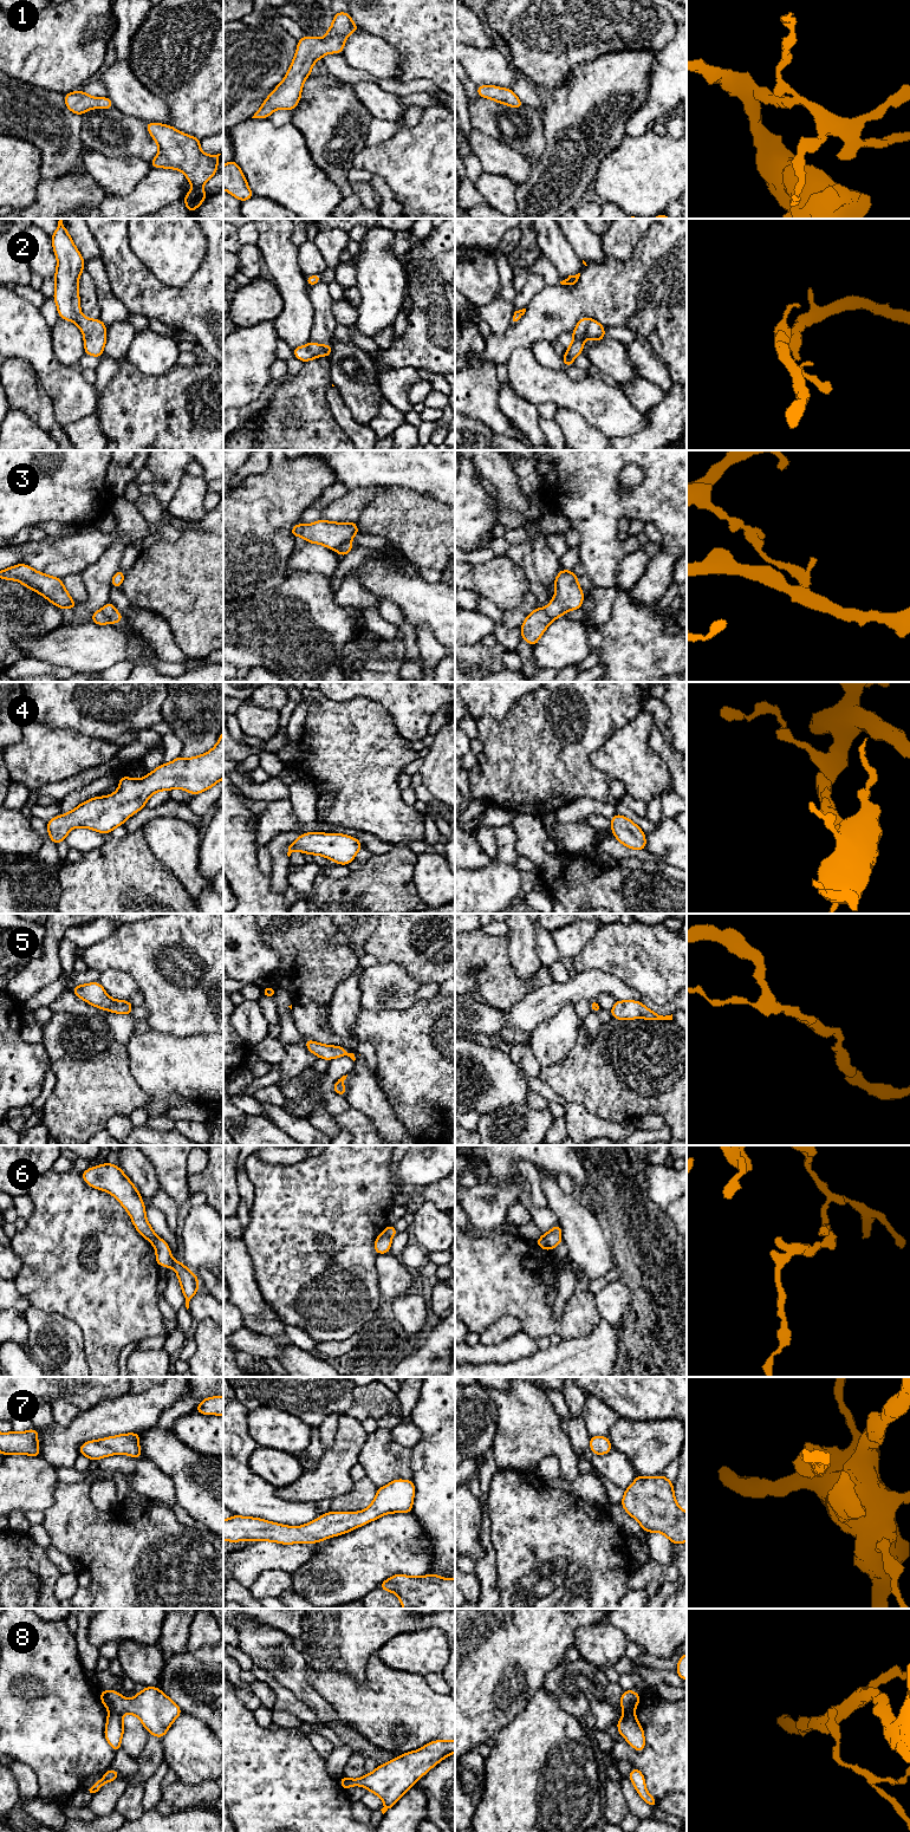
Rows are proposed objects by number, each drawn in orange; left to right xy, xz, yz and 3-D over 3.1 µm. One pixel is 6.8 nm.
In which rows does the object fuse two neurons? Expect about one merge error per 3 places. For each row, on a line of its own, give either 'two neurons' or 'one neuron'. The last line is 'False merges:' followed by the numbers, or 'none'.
1: one neuron
2: one neuron
3: two neurons
4: one neuron
5: one neuron
6: two neurons
7: one neuron
8: two neurons
False merges: 3, 6, 8

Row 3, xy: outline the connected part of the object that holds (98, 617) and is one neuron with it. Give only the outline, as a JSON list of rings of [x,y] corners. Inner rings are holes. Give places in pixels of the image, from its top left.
[[[97,610],[92,613],[91,622],[98,625],[105,625],[112,623],[110,617],[104,613],[104,610]]]

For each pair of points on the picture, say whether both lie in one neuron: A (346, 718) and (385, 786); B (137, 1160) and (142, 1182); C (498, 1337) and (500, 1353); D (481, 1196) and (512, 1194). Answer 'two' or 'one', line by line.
A: one
B: one
C: two
D: one

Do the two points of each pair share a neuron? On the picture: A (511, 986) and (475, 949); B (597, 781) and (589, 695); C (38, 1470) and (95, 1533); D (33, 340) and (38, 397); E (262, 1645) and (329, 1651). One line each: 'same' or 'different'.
A: same
B: same
C: different
D: different
E: different

